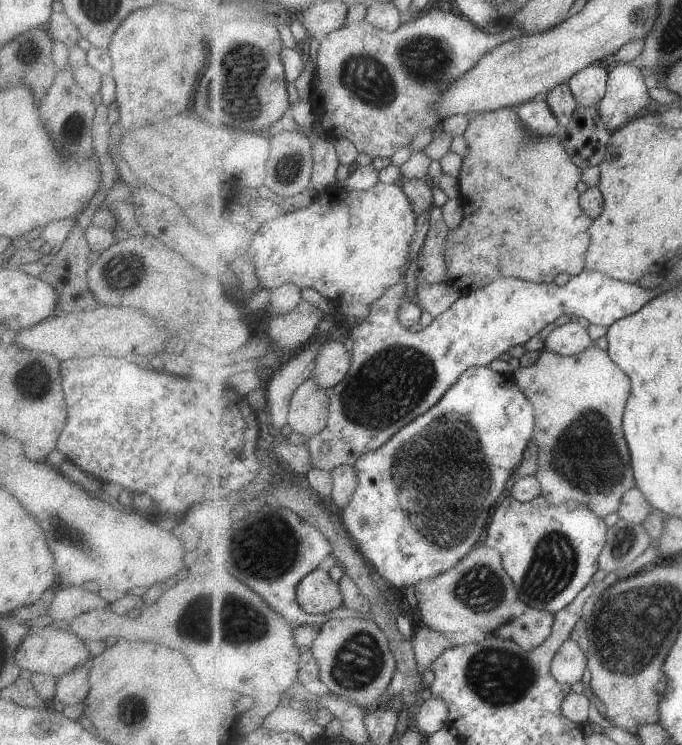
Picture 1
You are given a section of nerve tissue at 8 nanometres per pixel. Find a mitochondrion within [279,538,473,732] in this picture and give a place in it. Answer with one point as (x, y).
(359, 662)

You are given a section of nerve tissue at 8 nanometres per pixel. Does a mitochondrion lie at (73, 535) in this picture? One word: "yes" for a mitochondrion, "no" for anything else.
yes

